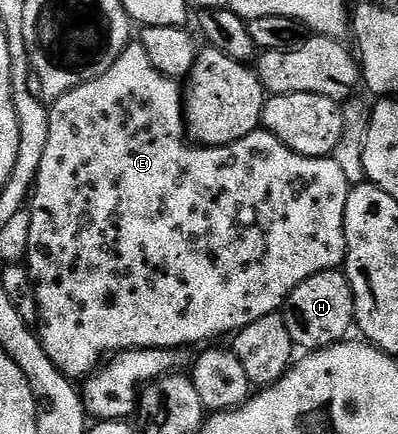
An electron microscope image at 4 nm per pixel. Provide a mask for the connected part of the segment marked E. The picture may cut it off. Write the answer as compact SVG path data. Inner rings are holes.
M132 42L103 74L80 84L78 87L72 88L71 91L68 91L66 95L60 96L49 107L48 144L44 147L44 160L40 160L40 172L38 173L38 179L34 181L32 197L28 203L28 209L31 214L31 231L28 235L28 246L24 262L34 281L34 291L38 301L37 336L42 342L44 352L48 352L48 360L52 360L52 364L56 364L56 368L60 368L60 372L65 378L71 380L85 380L89 378L102 365L107 356L113 356L119 350L143 350L144 348L164 348L165 346L186 348L191 345L189 342L206 342L209 338L216 337L217 334L233 335L248 324L252 324L252 320L260 320L260 316L279 313L286 304L287 296L304 280L308 280L325 270L337 270L346 261L344 204L348 204L348 196L350 195L352 184L344 176L344 171L340 168L340 164L336 164L336 160L332 156L328 158L300 156L296 152L292 152L292 148L288 148L283 142L276 140L276 136L272 136L267 130L261 128L253 130L248 136L244 136L244 140L236 140L230 146L200 146L191 144L186 133L186 120L182 109L183 97L184 94L180 89L179 83L173 78L165 78L160 72L156 72L156 68L152 68L152 60L148 60L147 52L142 44L140 42Z

